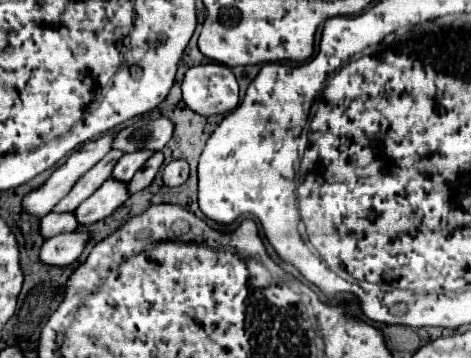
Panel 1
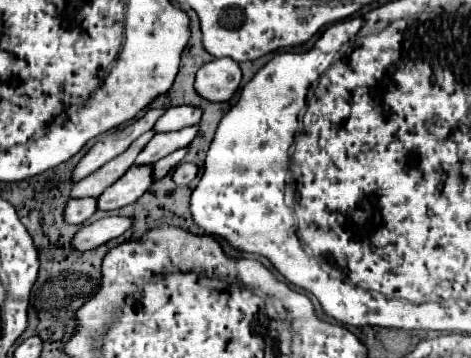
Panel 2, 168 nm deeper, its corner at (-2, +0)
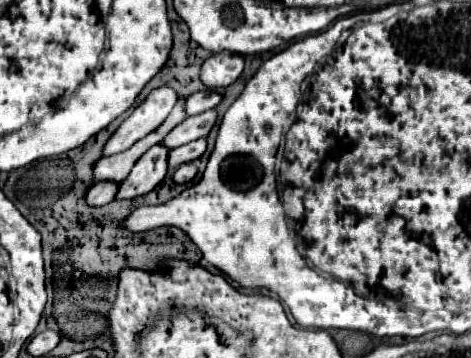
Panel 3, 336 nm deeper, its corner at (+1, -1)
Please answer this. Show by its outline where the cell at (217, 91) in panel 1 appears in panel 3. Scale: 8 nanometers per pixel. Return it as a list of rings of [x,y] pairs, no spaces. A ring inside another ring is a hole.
[[[218,52],[212,54],[204,64],[200,78],[210,88],[220,88],[232,84],[244,70],[244,56],[232,52]]]

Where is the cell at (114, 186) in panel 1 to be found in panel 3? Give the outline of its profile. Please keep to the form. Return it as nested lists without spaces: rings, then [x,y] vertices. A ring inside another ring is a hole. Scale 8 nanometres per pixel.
[[[156,144],[150,148],[132,168],[130,176],[120,184],[120,192],[116,198],[136,198],[154,190],[168,172],[168,156],[170,148],[164,144]]]

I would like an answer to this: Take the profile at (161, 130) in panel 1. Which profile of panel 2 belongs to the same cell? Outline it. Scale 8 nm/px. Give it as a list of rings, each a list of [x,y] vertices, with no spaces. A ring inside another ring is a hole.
[[[171,107],[167,109],[157,123],[153,125],[153,133],[169,133],[169,131],[179,131],[185,127],[197,125],[201,119],[201,111],[197,107]]]

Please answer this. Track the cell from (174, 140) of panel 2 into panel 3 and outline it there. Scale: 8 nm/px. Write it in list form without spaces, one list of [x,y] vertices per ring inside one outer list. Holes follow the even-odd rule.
[[[208,110],[204,114],[196,114],[190,116],[184,124],[178,124],[164,140],[164,144],[168,144],[170,148],[178,148],[186,142],[198,140],[198,138],[206,138],[210,134],[210,130],[214,128],[218,120],[218,112],[216,110]]]

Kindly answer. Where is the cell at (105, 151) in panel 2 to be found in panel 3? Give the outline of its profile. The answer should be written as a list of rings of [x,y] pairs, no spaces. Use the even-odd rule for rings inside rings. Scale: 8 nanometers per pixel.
[[[160,86],[152,90],[146,96],[146,100],[134,108],[134,112],[118,126],[118,130],[106,142],[104,156],[128,150],[134,142],[154,132],[154,128],[158,128],[164,122],[164,118],[172,112],[176,100],[178,94],[170,86]]]

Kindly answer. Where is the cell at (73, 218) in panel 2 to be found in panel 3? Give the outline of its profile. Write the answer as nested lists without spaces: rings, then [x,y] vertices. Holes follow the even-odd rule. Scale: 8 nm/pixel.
[[[98,180],[90,190],[88,190],[88,204],[90,206],[104,206],[116,198],[120,182],[116,180]]]

